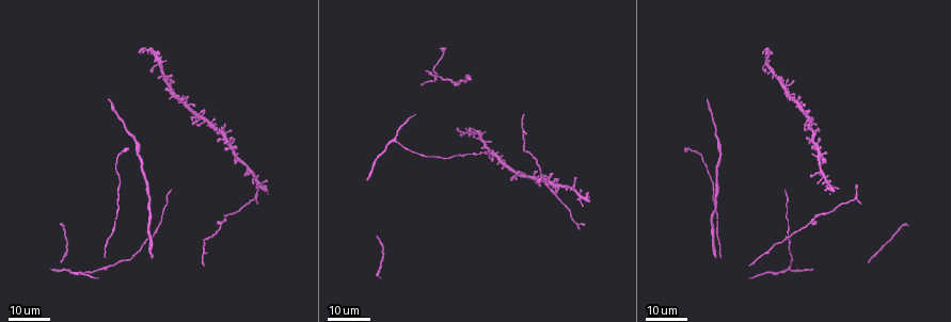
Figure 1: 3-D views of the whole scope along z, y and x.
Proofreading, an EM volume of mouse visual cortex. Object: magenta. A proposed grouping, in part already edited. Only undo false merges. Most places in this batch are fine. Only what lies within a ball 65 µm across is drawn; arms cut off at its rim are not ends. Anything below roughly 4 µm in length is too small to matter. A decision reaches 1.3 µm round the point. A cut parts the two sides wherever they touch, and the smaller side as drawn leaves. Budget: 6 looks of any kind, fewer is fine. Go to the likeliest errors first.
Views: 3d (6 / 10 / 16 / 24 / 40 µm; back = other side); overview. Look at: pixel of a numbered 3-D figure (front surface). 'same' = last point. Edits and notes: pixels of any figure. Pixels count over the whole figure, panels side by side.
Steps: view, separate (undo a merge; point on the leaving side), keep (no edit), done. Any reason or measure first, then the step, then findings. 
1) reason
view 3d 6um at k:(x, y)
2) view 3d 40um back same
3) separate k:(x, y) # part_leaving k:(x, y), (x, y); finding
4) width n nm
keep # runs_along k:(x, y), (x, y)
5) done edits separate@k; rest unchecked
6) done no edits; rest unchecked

view 3d 16um at 1:(525, 149)

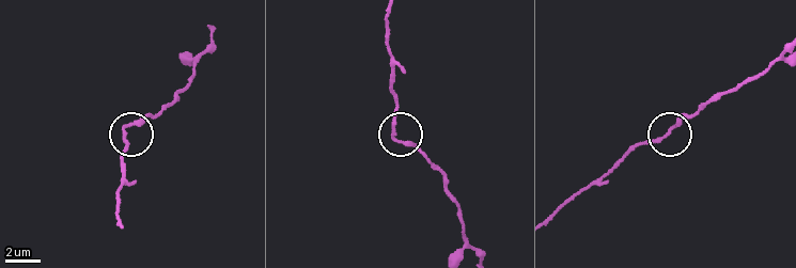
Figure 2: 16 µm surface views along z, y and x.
view 3d 6um at 2:(393, 137)

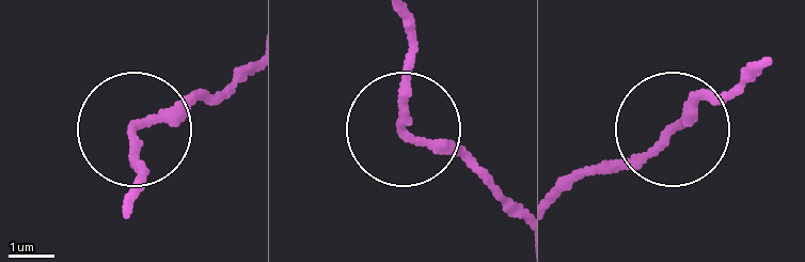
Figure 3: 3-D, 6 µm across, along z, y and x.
other side
view 3d 6um back at 3:(678, 123)

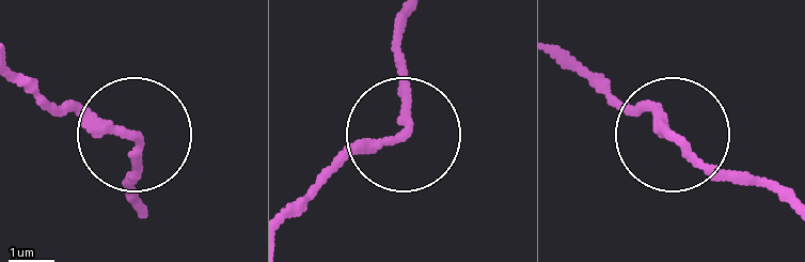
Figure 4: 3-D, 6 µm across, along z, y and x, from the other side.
keep # one cell here

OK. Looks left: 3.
thin neck
view 3d 24um at 1:(148, 211)

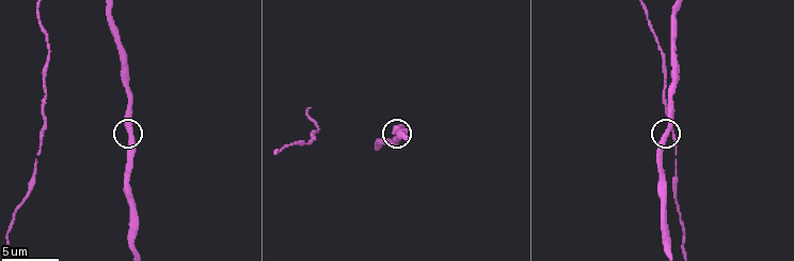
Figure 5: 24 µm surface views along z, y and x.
view 3d 10um at 5:(666, 135)

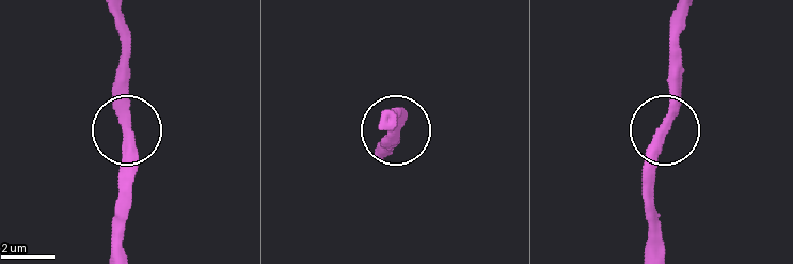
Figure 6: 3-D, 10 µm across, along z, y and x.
keep # all the same cell

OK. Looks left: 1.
done no edits; rest unchecked

